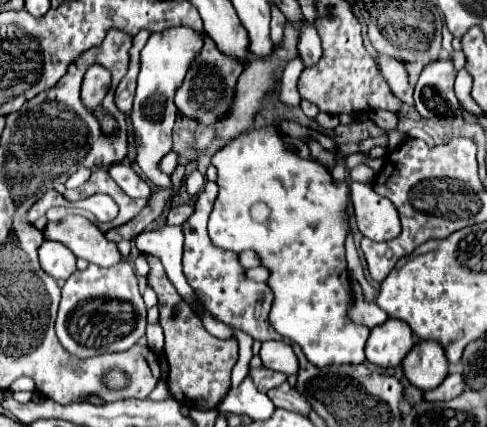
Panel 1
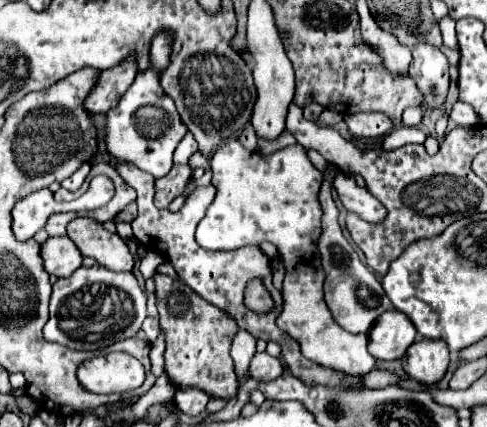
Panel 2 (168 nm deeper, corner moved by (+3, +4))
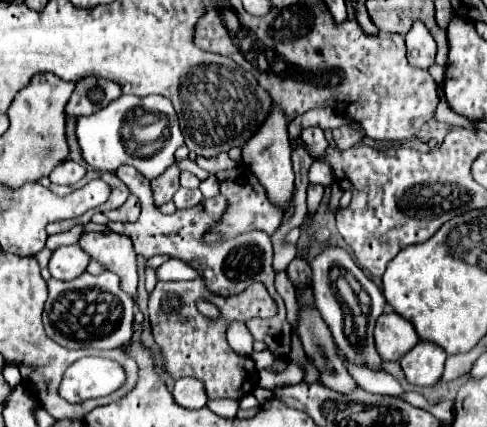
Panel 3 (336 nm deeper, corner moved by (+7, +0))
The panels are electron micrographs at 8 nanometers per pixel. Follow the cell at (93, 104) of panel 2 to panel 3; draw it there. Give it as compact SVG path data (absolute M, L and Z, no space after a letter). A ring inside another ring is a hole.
M89 76L77 82L77 88L73 90L73 96L65 112L69 116L89 116L93 112L99 112L101 108L105 108L109 102L113 102L119 96L121 96L119 84Z

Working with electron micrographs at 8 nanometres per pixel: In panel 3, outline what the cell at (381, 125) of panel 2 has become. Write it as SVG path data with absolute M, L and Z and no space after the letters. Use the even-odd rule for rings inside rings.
M335 128L333 130L333 140L339 150L347 150L349 146L359 144L363 138L365 138L365 134L359 130L353 130L353 128Z

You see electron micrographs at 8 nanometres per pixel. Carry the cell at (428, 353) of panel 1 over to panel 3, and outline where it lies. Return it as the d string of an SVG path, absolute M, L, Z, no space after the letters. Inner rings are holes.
M421 340L401 358L401 368L411 384L435 386L443 376L445 358L447 354L443 348L433 342Z

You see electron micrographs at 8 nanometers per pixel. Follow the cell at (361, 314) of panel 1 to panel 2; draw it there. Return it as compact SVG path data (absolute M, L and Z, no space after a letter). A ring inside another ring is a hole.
M329 166L329 174L325 176L323 186L321 186L321 190L319 190L319 202L321 202L321 208L323 208L323 218L321 218L321 226L323 226L323 228L321 228L321 236L319 236L319 246L317 246L317 248L319 248L319 254L321 254L321 266L323 266L323 270L325 270L323 292L325 292L325 302L327 302L329 310L331 310L335 322L337 322L343 330L347 330L347 332L351 332L351 334L367 334L367 332L371 330L371 326L375 324L375 320L377 320L385 310L393 308L393 304L387 300L387 296L385 296L385 292L383 292L383 288L381 288L381 282L375 278L375 274L373 274L367 266L361 264L361 260L359 260L355 248L351 248L351 244L345 240L345 236L343 236L343 232L341 232L341 226L337 224L337 214L339 214L339 212L337 212L337 206L335 206L335 202L333 202L333 198L331 198L331 184L333 184L333 178L335 178L337 174L339 174L339 172ZM363 282L367 282L367 288L379 298L379 304L377 304L375 308L371 308L371 310L363 308L363 306L359 304L359 298L357 298L357 288L359 288Z

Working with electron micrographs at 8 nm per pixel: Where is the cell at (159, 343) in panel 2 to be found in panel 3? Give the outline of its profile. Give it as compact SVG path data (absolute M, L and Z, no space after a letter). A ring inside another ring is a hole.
M83 232L79 238L83 252L103 264L105 270L121 278L121 290L137 302L137 254L127 236L115 232Z

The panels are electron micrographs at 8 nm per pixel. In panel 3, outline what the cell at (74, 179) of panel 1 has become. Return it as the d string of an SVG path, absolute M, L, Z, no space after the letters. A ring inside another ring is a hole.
M67 160L65 164L61 164L59 168L55 168L55 170L49 174L49 180L51 180L53 184L73 186L73 184L77 184L83 176L85 176L85 166L73 162L73 160Z

